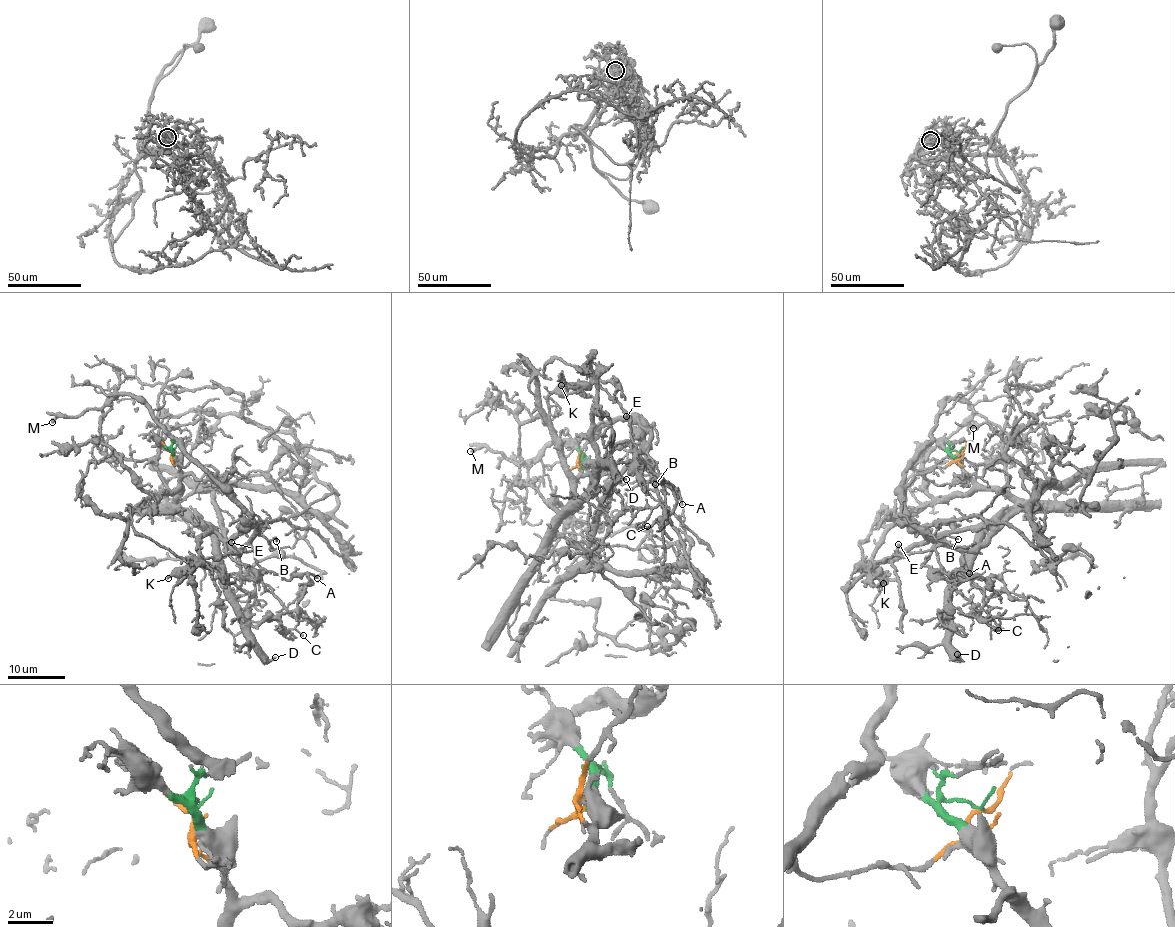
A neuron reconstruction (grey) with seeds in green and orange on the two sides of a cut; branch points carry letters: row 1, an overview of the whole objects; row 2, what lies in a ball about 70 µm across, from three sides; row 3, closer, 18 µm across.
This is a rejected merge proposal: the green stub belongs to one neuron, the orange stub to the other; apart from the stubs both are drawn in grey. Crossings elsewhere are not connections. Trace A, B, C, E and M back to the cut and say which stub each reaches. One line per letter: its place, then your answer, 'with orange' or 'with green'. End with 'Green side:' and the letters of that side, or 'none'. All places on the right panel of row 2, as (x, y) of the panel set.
A: place (969, 573); with orange
B: place (958, 539); with orange
C: place (998, 630); with orange
E: place (898, 544); with orange
M: place (973, 428); with orange
Green side: none

